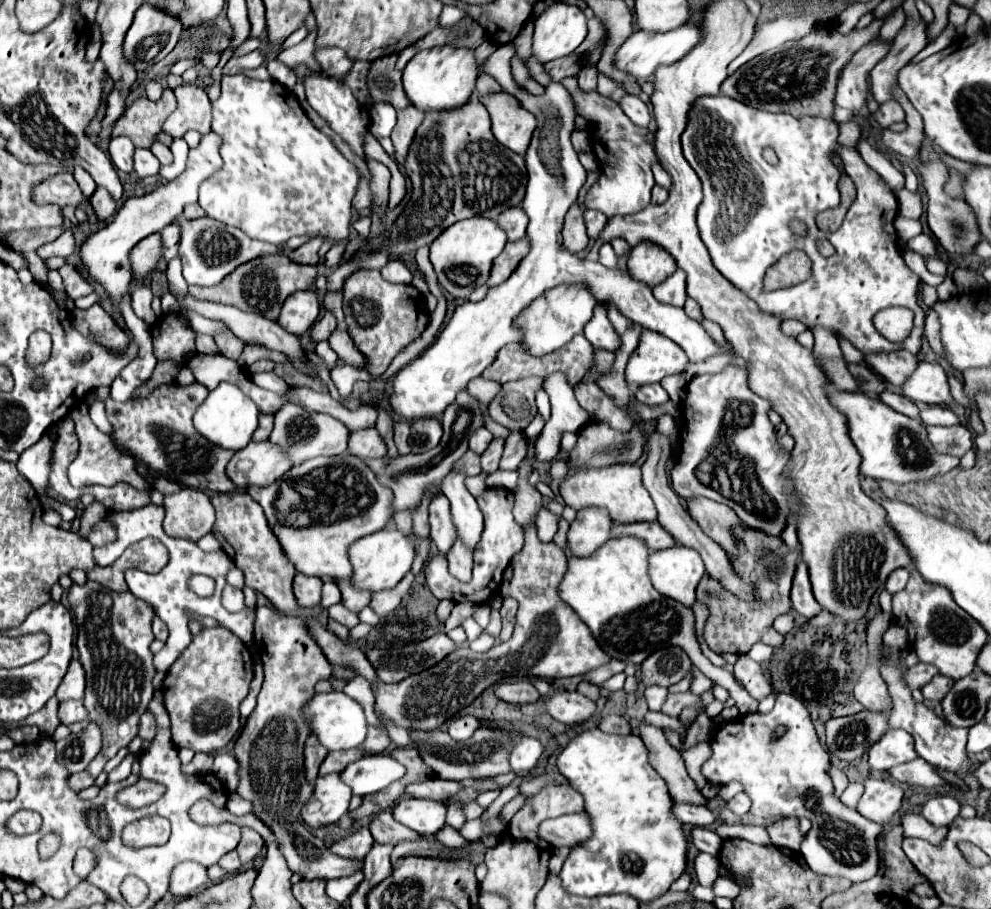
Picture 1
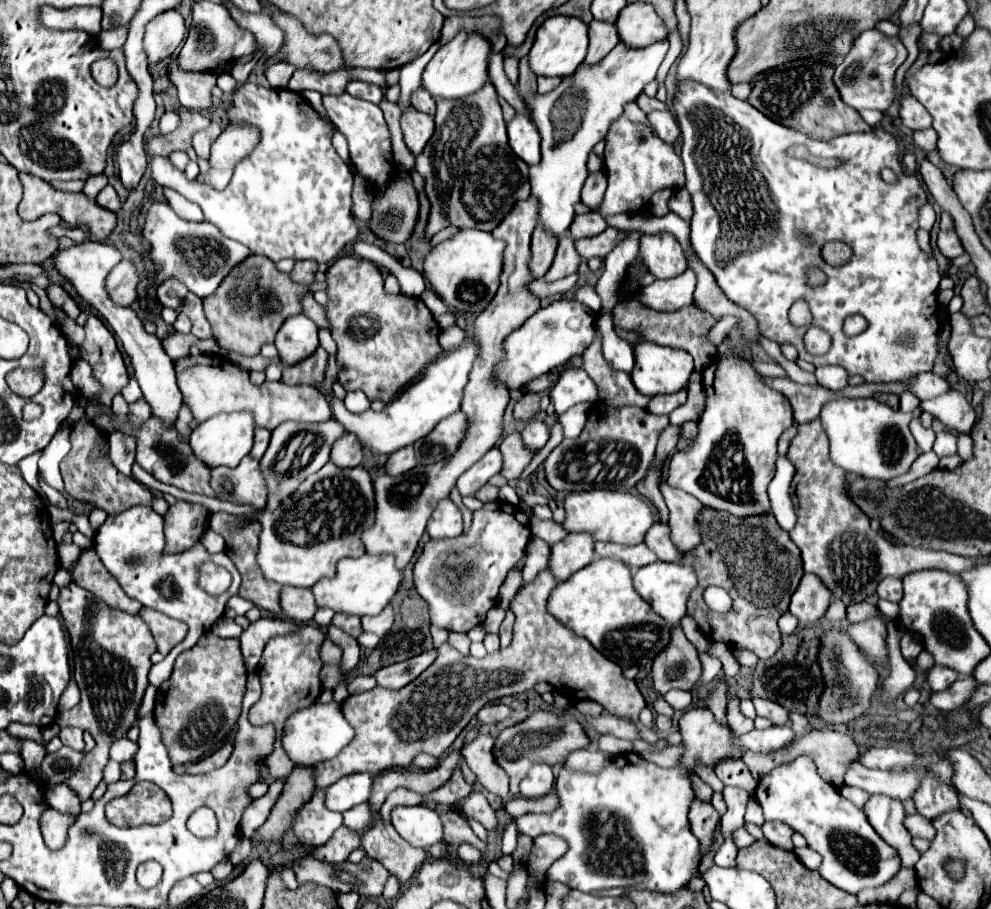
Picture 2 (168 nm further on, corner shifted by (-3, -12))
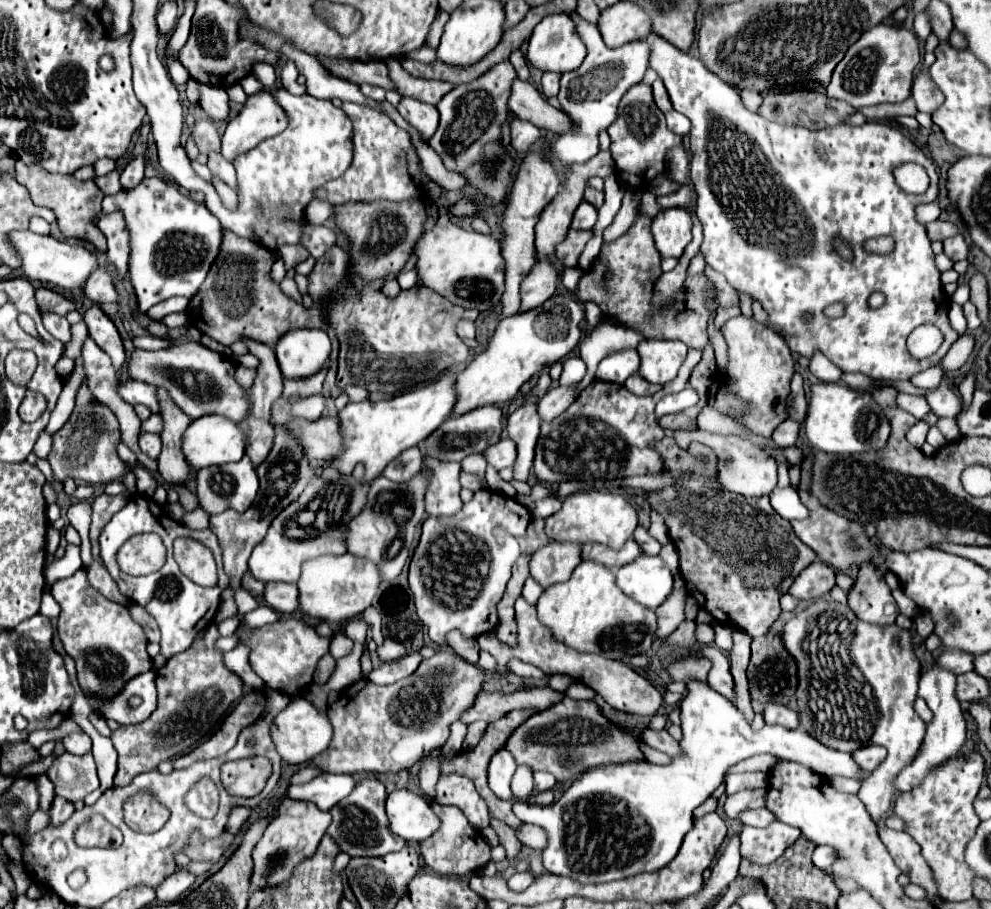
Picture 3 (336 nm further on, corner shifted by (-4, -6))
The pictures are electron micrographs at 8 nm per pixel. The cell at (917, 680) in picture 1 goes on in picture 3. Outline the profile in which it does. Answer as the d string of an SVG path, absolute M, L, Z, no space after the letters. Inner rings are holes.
M945 650L945 652L941 652L941 656L935 660L935 664L949 670L949 672L953 672L955 676L973 670L971 654L963 654L961 650Z

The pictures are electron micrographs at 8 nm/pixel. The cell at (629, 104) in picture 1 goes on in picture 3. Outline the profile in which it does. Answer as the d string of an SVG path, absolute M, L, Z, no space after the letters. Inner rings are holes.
M675 110L667 112L667 114L665 114L665 118L667 118L667 126L669 126L669 130L671 130L671 132L675 132L675 134L679 134L679 136L685 136L685 134L687 134L687 130L691 128L689 118L687 118L687 116L683 116L683 114L679 114L679 112L675 112Z

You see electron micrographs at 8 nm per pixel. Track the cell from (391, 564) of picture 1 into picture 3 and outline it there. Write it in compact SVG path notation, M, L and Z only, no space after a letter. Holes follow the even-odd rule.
M353 554L321 556L303 564L299 586L299 608L319 620L345 622L371 606L381 584L381 570L367 558Z

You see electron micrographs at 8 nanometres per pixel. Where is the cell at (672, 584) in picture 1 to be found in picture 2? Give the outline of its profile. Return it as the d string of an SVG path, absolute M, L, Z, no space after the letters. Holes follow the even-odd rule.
M652 562L646 568L638 568L636 574L632 576L632 584L634 590L638 592L638 596L642 596L652 608L654 612L658 612L658 616L662 616L668 624L680 624L680 618L686 614L686 600L692 588L696 588L698 580L692 568L686 568L678 562Z

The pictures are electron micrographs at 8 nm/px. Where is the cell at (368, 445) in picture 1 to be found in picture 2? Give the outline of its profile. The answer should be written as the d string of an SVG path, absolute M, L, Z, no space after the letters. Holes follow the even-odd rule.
M346 432L346 436L342 436L342 440L338 440L338 444L334 444L334 452L330 452L330 460L338 468L352 468L352 466L362 464L364 450L362 450L358 438L354 434Z

